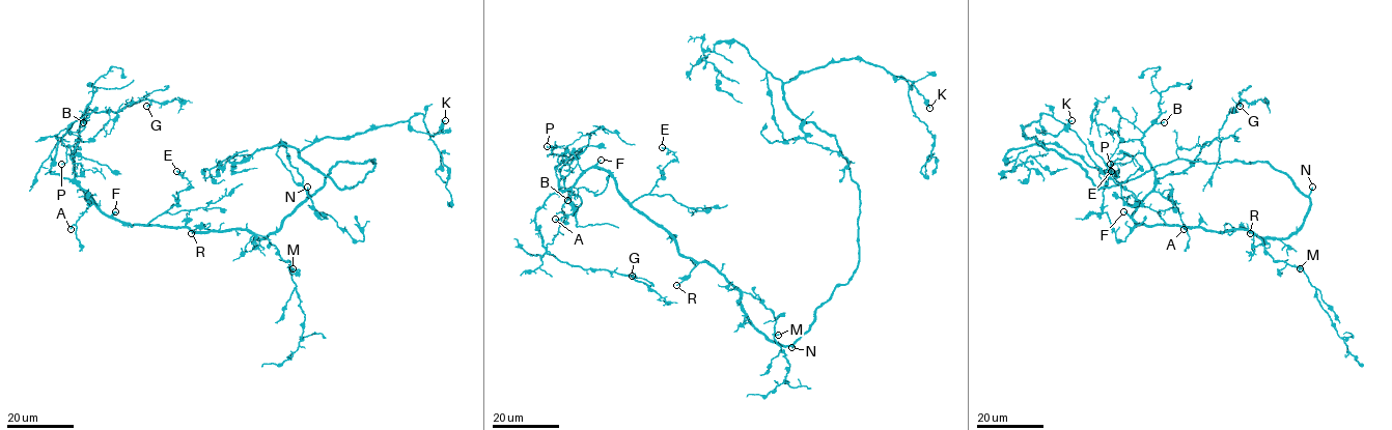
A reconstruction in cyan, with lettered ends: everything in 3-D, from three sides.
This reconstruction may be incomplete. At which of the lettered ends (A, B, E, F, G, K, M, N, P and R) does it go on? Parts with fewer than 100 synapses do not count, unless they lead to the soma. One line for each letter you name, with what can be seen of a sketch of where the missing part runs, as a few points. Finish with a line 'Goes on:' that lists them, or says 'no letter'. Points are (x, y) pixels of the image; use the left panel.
N: (307, 187), (274, 181), (256, 193), (211, 207), (172, 204), (136, 212), (81, 203), (16, 212)
Goes on: N

